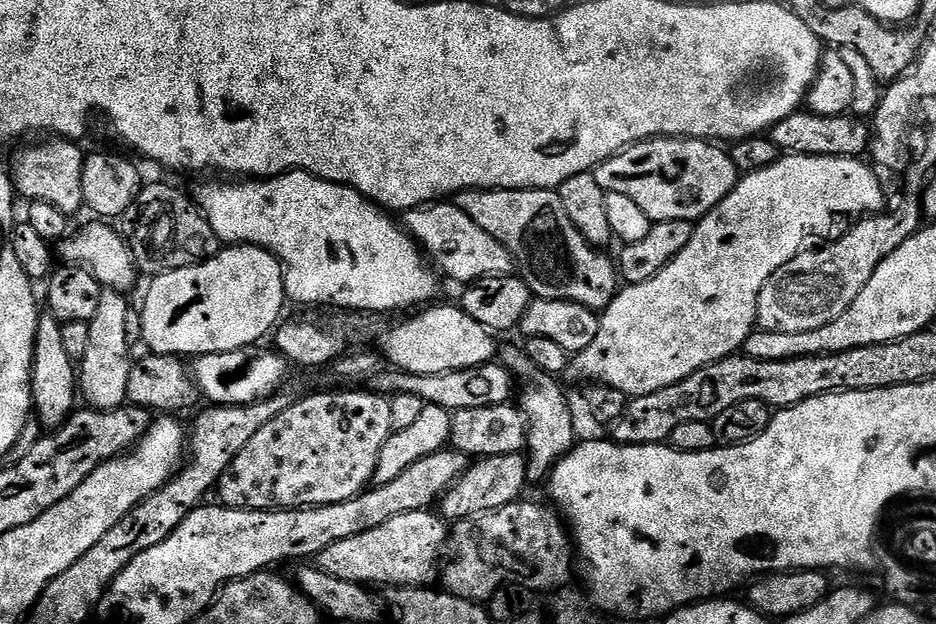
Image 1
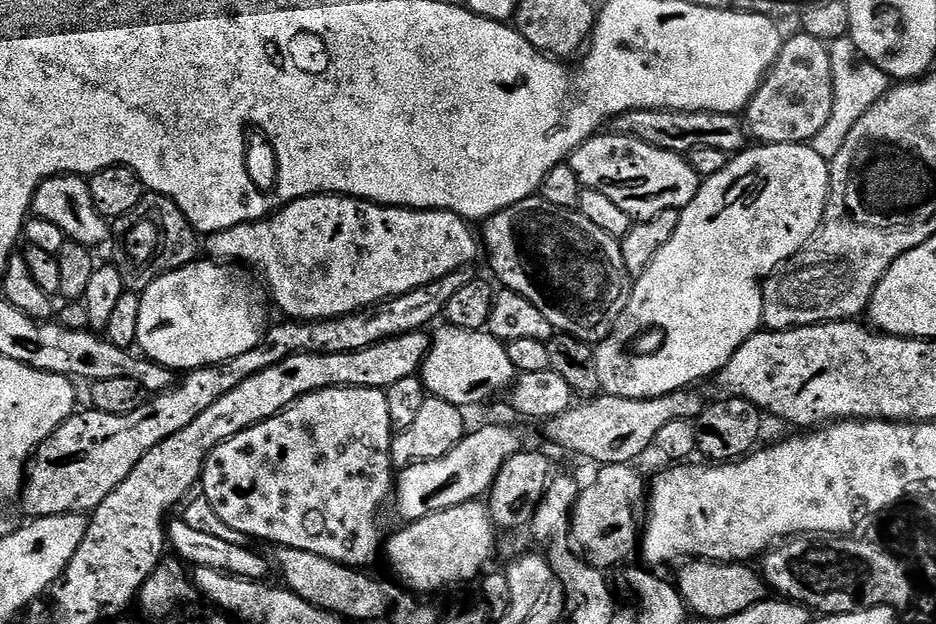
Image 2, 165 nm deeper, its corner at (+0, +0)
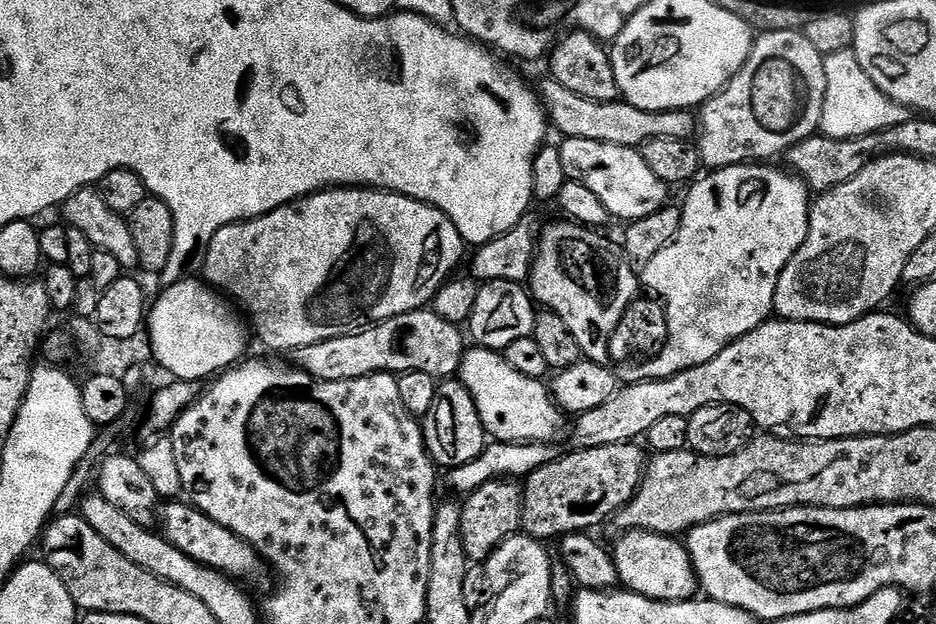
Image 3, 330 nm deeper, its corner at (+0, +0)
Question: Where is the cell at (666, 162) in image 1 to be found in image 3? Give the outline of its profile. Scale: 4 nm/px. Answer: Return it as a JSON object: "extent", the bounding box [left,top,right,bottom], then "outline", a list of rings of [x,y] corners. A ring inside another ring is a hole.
{"extent":[559,138,670,222],"outline":[[[567,138],[559,145],[560,153],[562,154],[562,167],[566,169],[566,174],[570,180],[577,180],[582,182],[582,186],[587,186],[589,190],[594,193],[601,201],[602,206],[606,206],[609,217],[615,218],[616,216],[623,222],[631,222],[638,218],[646,218],[646,214],[654,214],[654,210],[665,207],[669,203],[668,192],[670,192],[669,185],[662,182],[662,178],[658,178],[658,174],[654,174],[654,170],[650,170],[650,166],[646,166],[646,162],[642,158],[642,154],[639,150],[634,148],[627,148],[626,146],[614,146],[613,144],[607,144],[606,142],[590,142],[586,138]]]}

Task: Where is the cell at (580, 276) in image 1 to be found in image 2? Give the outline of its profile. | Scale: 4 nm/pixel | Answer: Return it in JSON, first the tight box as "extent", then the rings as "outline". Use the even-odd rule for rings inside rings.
{"extent":[482,194,634,346],"outline":[[[539,194],[498,210],[489,220],[483,221],[482,228],[482,244],[488,247],[493,274],[504,283],[501,285],[507,291],[522,294],[522,298],[534,302],[534,306],[546,314],[546,322],[550,322],[557,333],[595,346],[613,331],[620,315],[626,310],[634,283],[622,262],[617,237],[594,226],[594,222],[590,222],[590,218],[583,216],[579,210],[553,206]]]}

